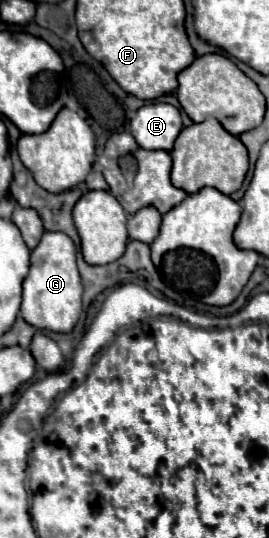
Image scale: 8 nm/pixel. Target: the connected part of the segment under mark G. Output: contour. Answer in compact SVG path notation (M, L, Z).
M44 232L40 244L30 254L30 274L22 284L22 318L52 332L70 332L82 312L82 282L76 268L76 248L64 232Z

